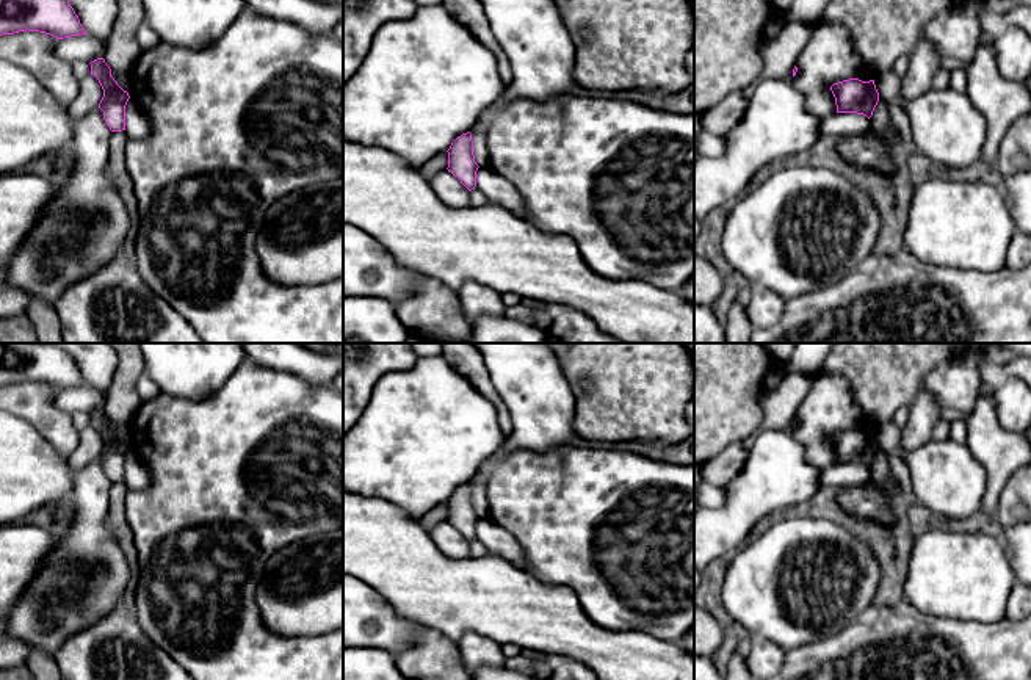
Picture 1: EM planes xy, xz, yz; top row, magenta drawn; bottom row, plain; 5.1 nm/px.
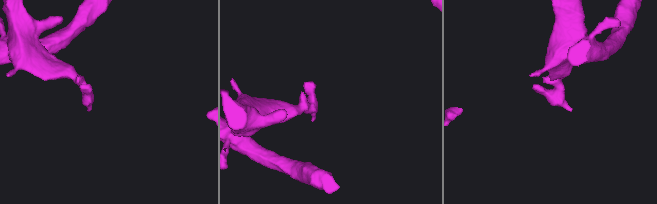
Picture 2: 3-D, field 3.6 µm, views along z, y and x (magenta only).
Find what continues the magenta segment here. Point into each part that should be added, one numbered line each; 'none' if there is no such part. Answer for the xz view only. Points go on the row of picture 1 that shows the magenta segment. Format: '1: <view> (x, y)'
none

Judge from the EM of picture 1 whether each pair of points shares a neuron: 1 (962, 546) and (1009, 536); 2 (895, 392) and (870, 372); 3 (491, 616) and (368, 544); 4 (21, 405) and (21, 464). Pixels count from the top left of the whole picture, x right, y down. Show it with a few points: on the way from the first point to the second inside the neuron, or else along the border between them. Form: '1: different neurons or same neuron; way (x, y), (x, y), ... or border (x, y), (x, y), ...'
1: different neurons; border (998, 533), (1003, 542)
2: same neuron; way (889, 386), (876, 373)
3: same neuron; way (461, 594), (444, 594), (430, 589), (398, 560)
4: different neurons; border (16, 414), (25, 419), (49, 442)

